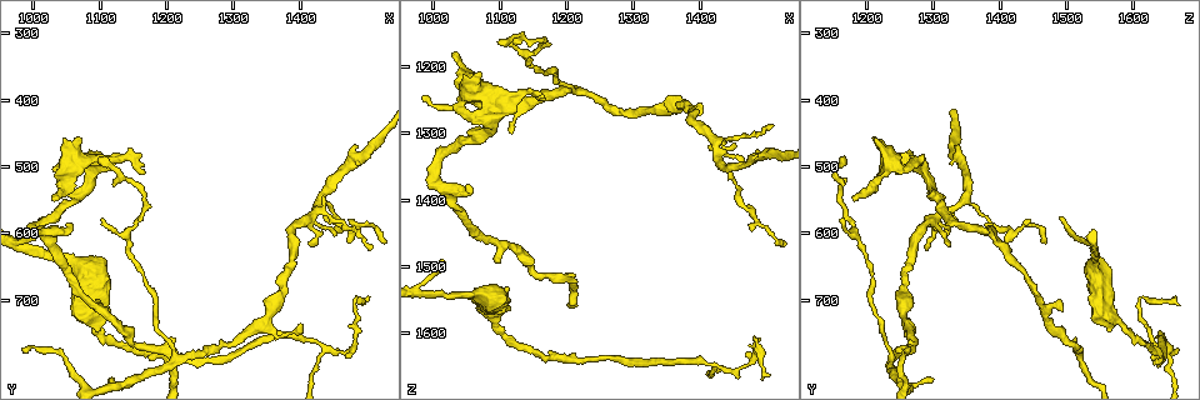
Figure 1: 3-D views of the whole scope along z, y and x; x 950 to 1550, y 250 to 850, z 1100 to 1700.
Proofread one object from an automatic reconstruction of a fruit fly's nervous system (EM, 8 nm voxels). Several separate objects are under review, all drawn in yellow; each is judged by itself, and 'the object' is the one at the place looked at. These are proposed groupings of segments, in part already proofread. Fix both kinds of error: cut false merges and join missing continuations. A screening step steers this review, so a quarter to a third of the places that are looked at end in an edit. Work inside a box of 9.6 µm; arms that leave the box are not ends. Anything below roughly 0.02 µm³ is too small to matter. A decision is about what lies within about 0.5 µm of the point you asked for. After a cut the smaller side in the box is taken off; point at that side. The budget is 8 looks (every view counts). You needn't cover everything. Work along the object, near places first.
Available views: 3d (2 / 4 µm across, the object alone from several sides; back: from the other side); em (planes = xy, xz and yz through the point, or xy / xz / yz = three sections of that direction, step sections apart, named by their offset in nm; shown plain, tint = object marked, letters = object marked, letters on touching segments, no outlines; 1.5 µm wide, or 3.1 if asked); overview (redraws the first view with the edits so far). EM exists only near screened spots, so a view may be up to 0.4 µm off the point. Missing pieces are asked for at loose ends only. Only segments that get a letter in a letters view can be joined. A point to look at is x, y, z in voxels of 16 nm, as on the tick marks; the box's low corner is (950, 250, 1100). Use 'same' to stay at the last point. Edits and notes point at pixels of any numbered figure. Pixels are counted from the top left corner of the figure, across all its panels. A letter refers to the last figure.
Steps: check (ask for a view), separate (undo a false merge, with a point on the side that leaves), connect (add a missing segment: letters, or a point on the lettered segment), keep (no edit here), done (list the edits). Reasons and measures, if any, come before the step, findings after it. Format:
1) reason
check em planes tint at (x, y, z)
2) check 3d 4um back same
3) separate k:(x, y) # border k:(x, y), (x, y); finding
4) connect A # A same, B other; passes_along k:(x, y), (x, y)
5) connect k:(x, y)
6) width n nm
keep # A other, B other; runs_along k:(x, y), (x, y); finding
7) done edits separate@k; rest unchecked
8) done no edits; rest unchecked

branch point
check 3d 2um at (1015, 605, 1385)

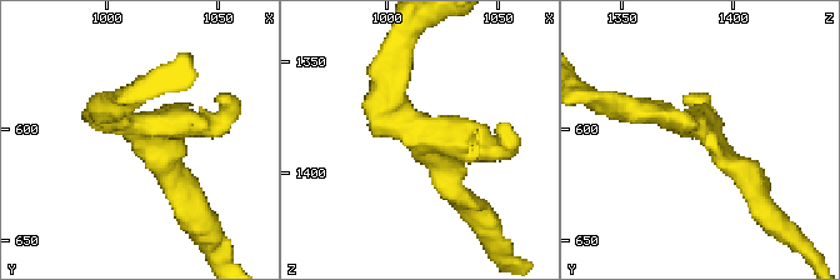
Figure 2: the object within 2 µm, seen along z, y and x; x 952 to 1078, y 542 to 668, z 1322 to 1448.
check em planes letters at (1011, 600, 1383)

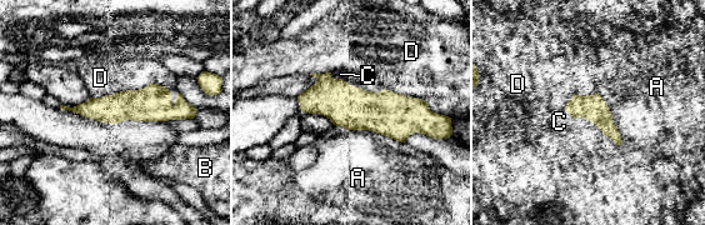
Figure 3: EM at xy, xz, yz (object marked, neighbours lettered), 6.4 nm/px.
longest_contact A 380 nm
keep # A other, B other, C other, D other; runs_along 3:(301, 98), (416, 105); one cell here

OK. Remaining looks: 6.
a fork
check em xy step 8 tint at (1075, 490, 1245)

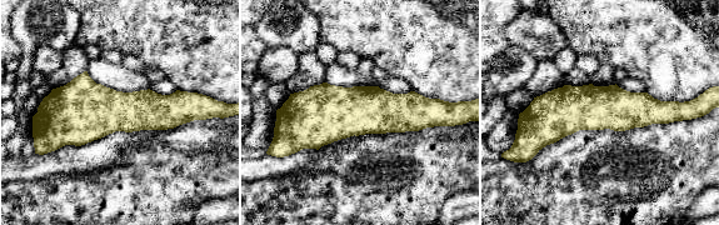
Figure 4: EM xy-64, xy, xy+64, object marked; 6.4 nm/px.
see the neighbours
check em xy step 8 letters same

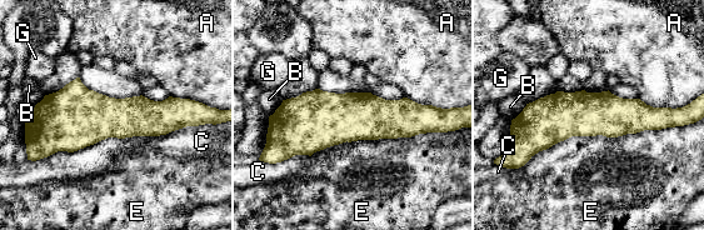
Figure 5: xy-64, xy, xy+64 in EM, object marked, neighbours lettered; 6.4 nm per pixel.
keep # A other, B other, C other, E other, G other; runs_along 5:(428, 111), (418, 118), (278, 124); one cell here

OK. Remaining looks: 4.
free end
check em yz step 4 letters at (1400, 735, 1250)

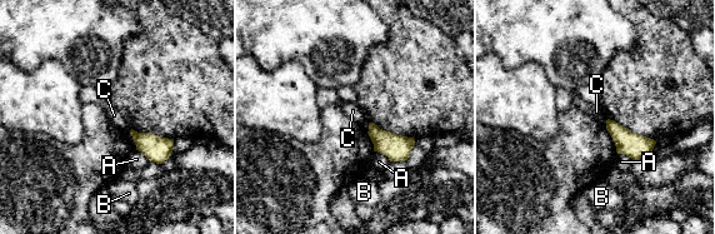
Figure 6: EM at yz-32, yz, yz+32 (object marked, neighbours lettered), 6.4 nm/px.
check em xz step 8 letters same

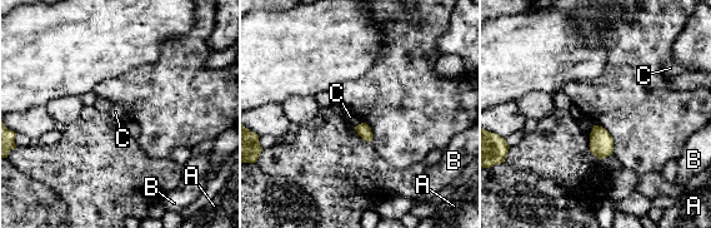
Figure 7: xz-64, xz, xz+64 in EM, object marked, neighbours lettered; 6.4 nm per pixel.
keep # A other, B other, C other; no lettered segment goes on from it

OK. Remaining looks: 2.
done no edits; rest unchecked

